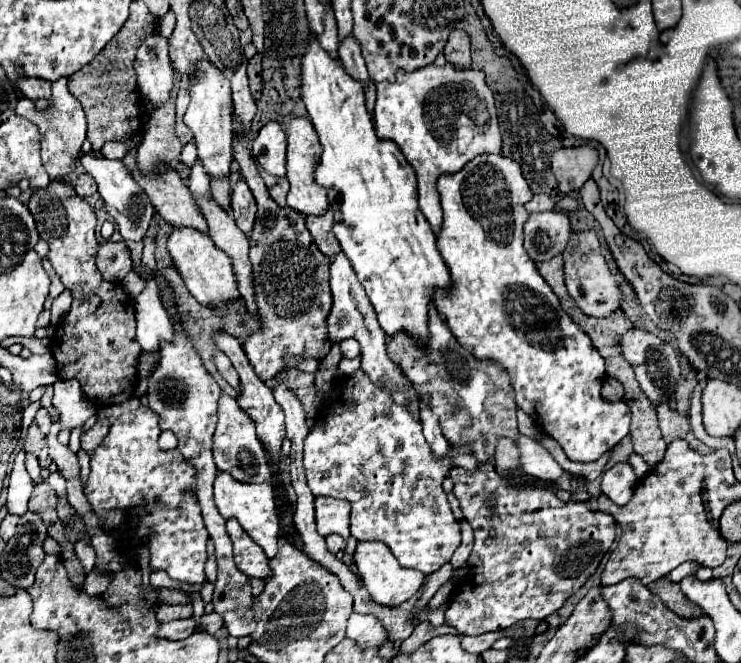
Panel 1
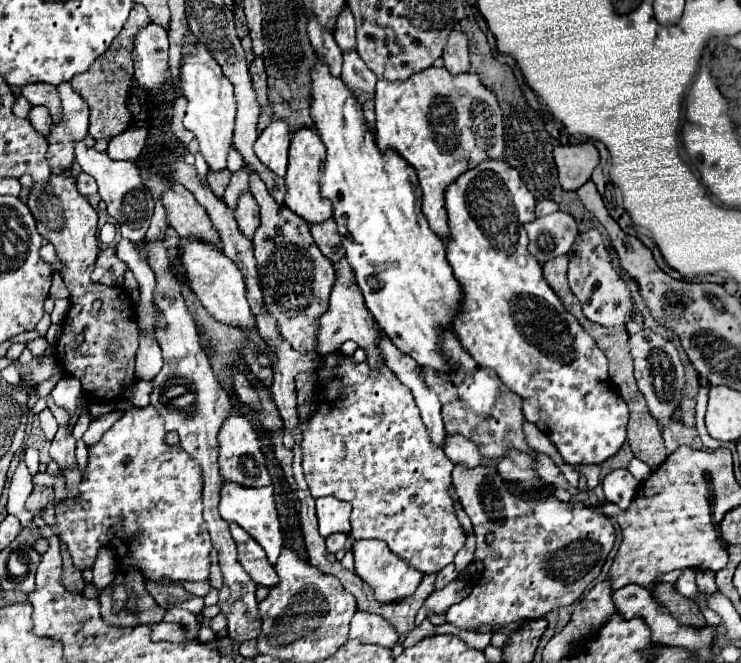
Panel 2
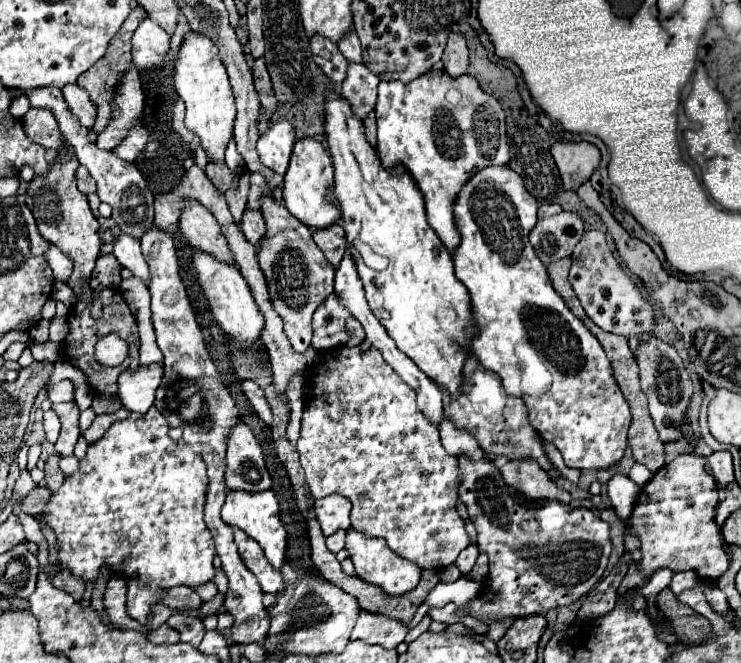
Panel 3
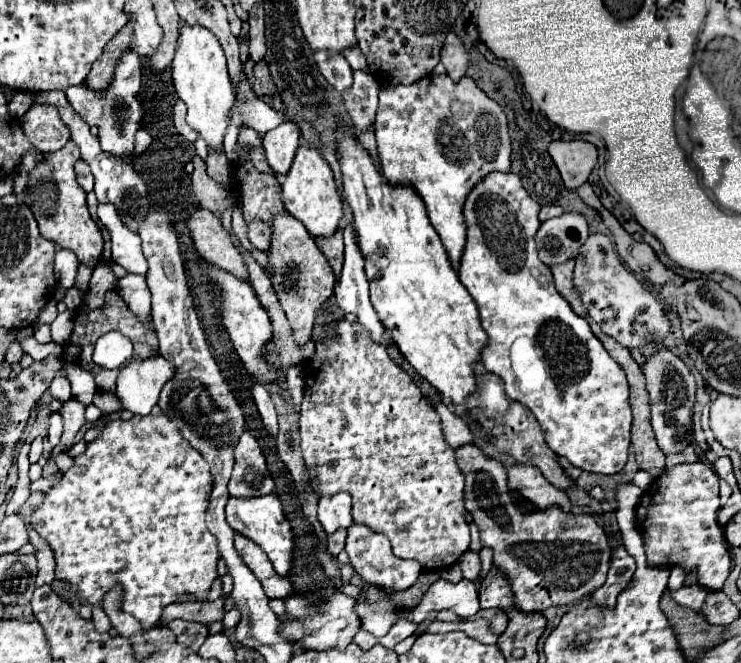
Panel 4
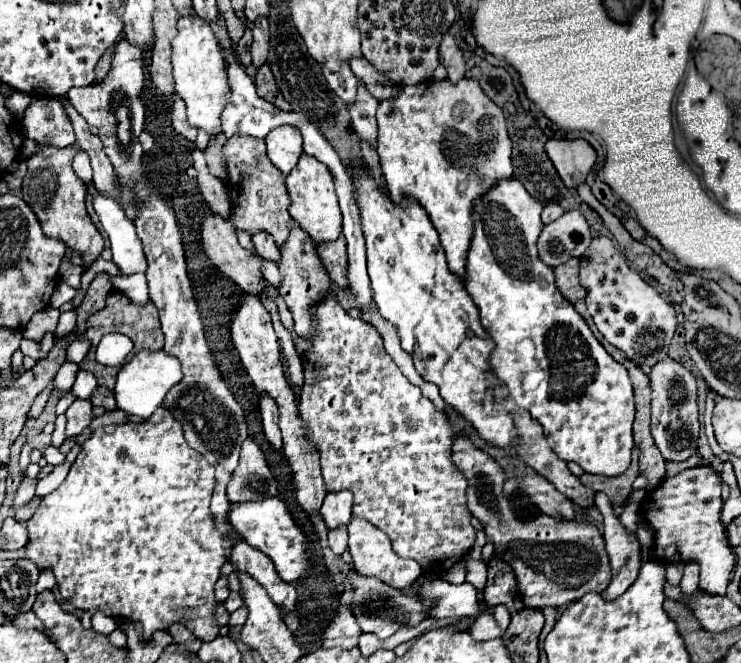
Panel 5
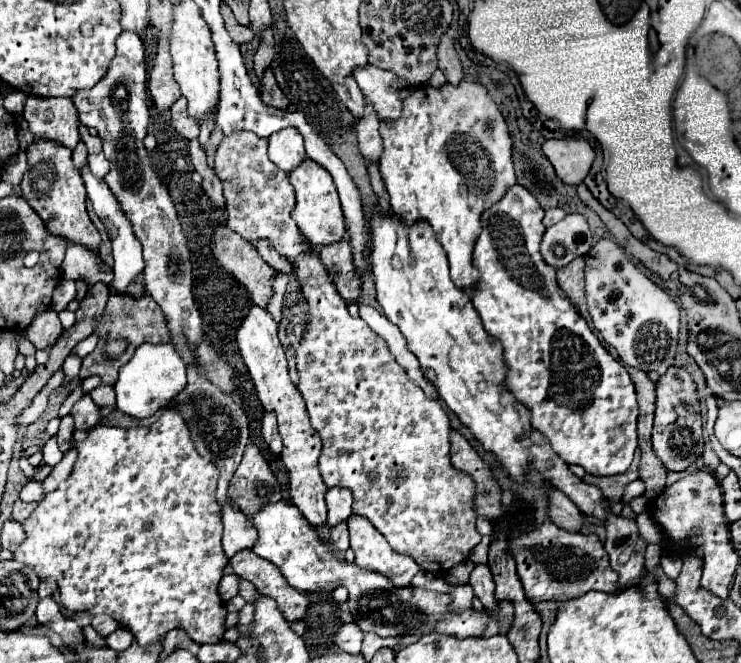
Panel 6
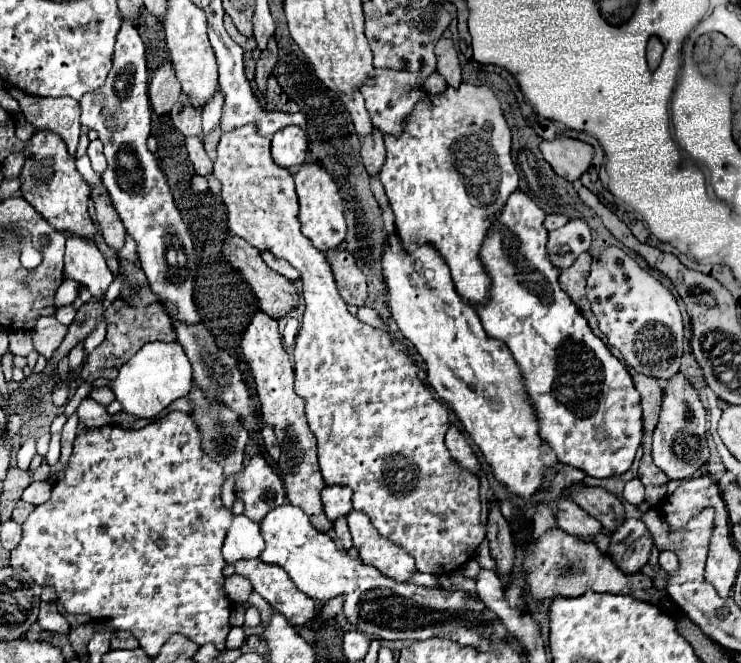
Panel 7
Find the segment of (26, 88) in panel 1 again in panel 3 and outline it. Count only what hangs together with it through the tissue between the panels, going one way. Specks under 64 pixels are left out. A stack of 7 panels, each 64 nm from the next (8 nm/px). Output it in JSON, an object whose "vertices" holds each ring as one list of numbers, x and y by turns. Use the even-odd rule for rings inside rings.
{"vertices":[[38,88,38,90,28,90,26,96,30,98,32,106,44,106,44,108,50,108,54,112,54,116,56,116,56,120,60,124,60,130,64,134,66,144,72,144,76,148,78,162,82,166,86,166,90,170,92,178,96,180,96,194,98,194,98,198,112,206,114,222,120,226,122,232,126,232,126,234,130,234,134,238,140,238,144,234,146,226,150,226,150,222,154,220,154,206,152,206,154,204,154,196,148,190,148,184,142,178,142,174,136,168,136,164,118,158,114,152,100,150,96,146,96,142,92,142,88,138,88,128,80,126,80,122,70,114,68,104,66,104,66,100,62,96,62,90,58,90,58,88]]}

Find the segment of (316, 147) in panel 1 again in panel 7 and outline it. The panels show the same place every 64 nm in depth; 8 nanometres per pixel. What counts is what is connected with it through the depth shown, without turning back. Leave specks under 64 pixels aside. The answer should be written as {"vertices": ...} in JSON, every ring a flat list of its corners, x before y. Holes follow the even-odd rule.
{"vertices":[[302,164,300,170,294,174,294,180,300,200,298,220,302,224,302,234,310,238,314,248,318,248,320,252,328,252,340,246,346,236,346,222,344,222,344,202,340,198,336,182,318,164]]}

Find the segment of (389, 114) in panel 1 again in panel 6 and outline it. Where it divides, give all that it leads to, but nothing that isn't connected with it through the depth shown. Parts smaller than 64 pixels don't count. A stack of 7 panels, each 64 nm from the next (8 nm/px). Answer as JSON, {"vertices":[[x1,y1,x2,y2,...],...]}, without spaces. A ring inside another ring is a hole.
{"vertices":[[464,80,458,86,420,86,414,94,410,94,410,98,406,98,398,122,380,122,380,136,384,140,380,174,390,194,394,214,406,226,412,226,418,220,428,222,448,256,452,282,460,290,474,290,476,282,480,282,480,272,472,264,474,244,482,232,480,216,492,208,510,186,516,184,514,164,510,162,512,140,496,102,482,84,470,84]]}

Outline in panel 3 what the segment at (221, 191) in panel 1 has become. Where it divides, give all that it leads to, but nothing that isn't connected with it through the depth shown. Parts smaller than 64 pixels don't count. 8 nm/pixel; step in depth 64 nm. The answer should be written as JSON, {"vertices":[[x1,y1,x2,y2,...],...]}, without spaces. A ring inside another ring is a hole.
{"vertices":[[208,162,208,166,204,168,206,170,206,176,214,182,214,186,220,190,220,192,224,192,224,190,228,190,230,188,230,184,232,184,232,180,234,180,234,172,226,166,226,164,216,164,216,162]]}

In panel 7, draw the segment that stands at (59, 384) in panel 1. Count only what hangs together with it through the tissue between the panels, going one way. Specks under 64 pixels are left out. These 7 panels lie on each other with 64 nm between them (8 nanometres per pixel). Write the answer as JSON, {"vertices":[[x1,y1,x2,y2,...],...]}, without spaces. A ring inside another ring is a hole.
{"vertices":[[78,342,72,350,70,350,70,354,68,354,68,358,70,358,70,368,72,370,78,370,80,368,80,364,82,364,82,360,84,360,84,342]]}

